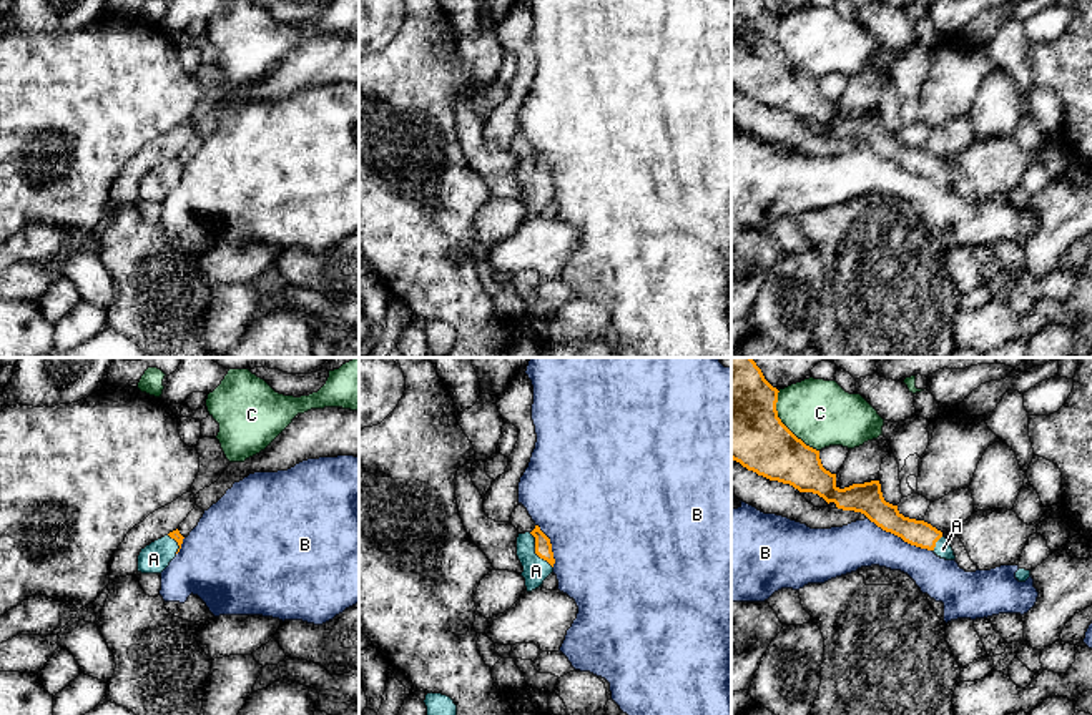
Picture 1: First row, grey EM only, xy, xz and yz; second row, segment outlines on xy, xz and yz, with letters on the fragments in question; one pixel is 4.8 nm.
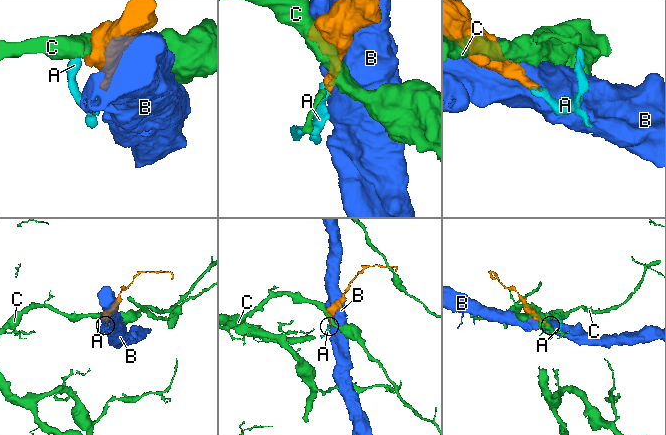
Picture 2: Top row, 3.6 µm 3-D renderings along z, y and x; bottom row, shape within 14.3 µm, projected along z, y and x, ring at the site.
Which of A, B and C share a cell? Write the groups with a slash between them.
A / B / C

